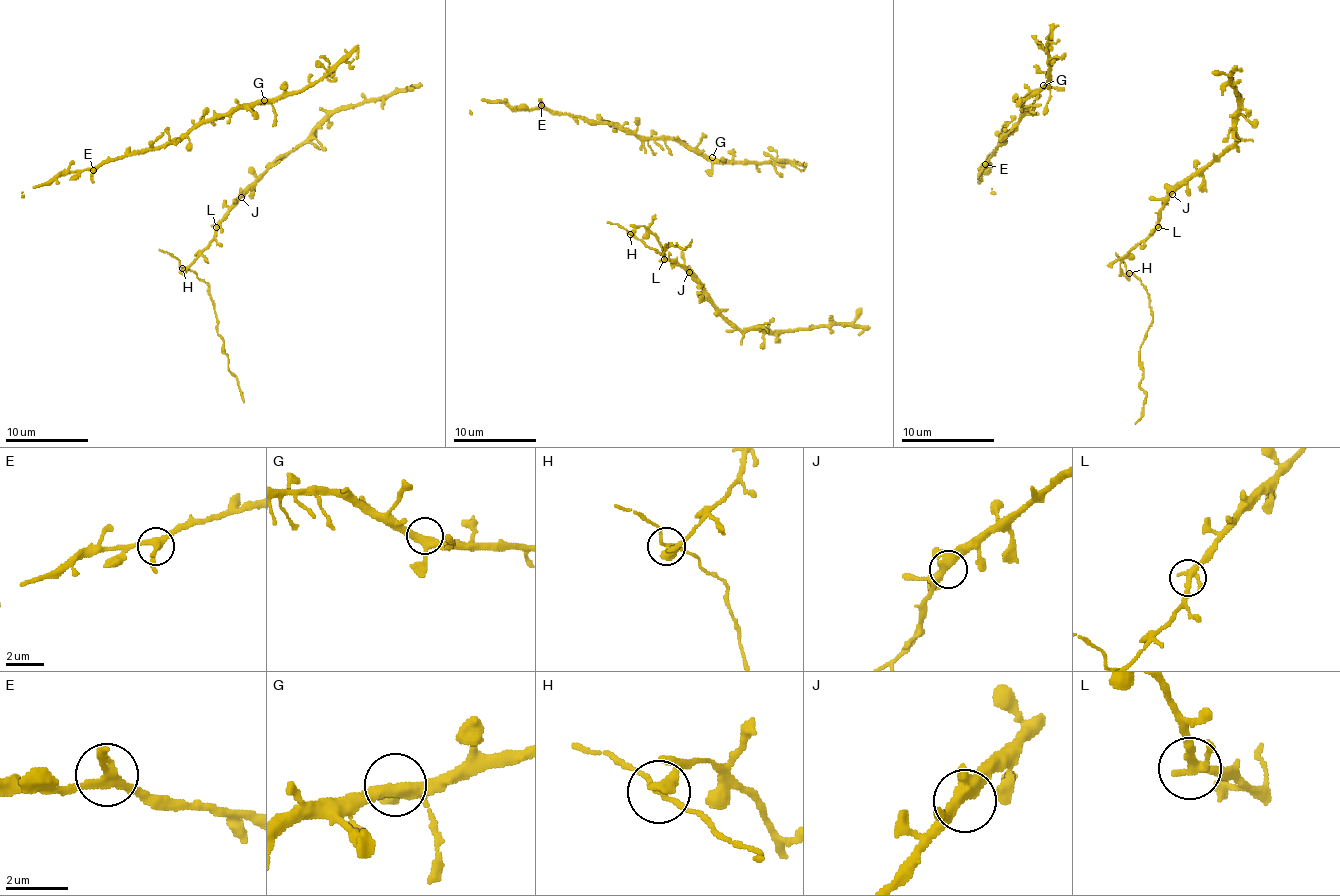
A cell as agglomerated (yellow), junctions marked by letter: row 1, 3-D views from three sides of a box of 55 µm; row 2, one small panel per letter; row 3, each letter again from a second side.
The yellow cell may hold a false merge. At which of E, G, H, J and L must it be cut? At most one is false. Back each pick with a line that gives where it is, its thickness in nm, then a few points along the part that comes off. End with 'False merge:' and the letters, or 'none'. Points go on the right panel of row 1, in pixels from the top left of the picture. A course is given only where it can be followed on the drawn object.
False merge: none

